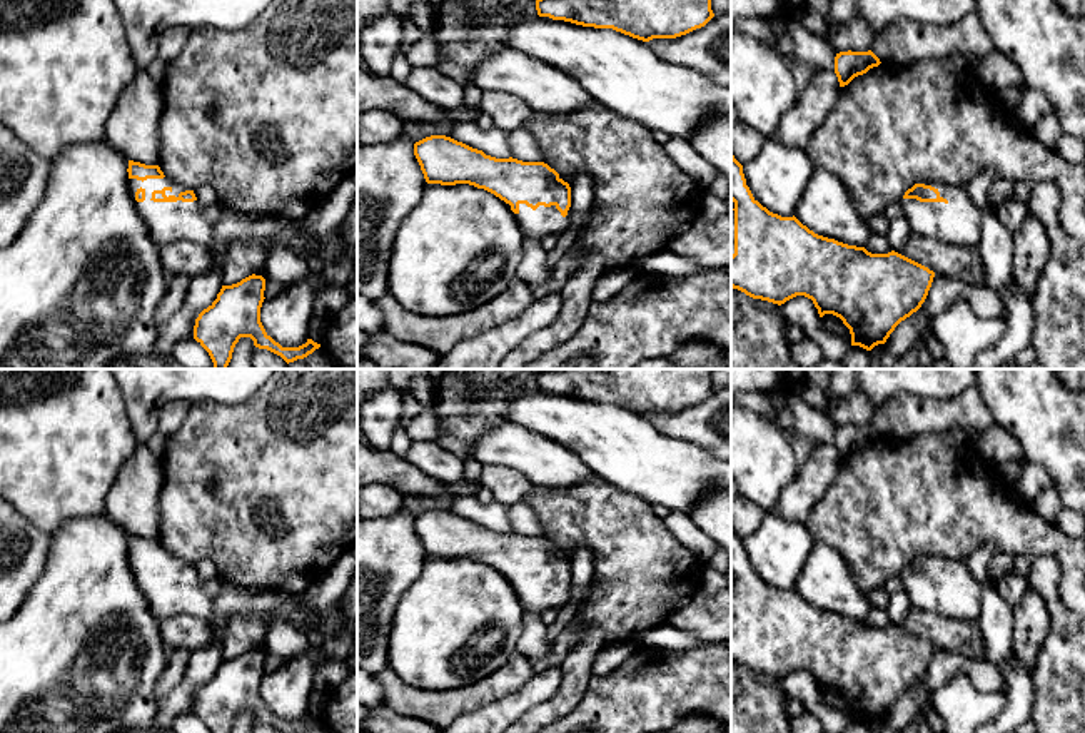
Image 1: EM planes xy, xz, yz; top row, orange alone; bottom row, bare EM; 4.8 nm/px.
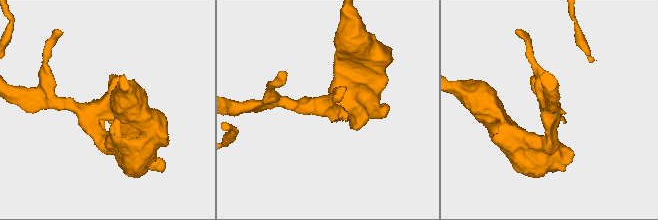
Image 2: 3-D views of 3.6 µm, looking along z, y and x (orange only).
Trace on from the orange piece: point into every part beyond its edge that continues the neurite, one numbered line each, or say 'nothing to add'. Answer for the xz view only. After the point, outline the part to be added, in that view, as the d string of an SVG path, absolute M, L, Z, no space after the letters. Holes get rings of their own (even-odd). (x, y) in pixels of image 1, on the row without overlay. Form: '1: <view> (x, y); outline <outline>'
1: xz (545, 595); outline M519 578L519 586L514 588L521 604L527 611L542 614L546 609L561 609L573 598L571 581L568 589L563 591L556 579L539 579L536 584L526 578Z

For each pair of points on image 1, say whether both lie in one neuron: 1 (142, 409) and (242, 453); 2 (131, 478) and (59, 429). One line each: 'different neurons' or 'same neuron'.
1: different neurons
2: different neurons

